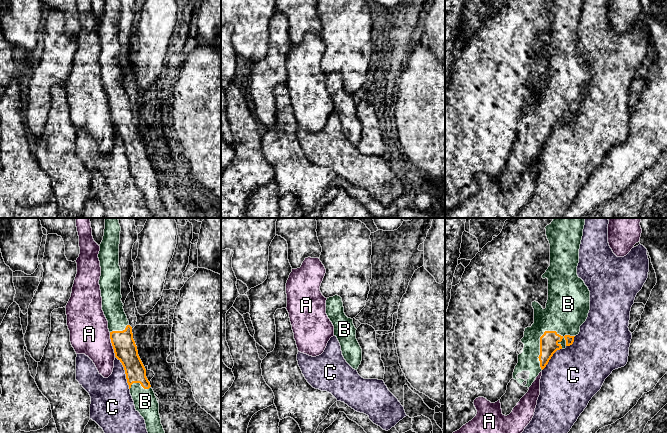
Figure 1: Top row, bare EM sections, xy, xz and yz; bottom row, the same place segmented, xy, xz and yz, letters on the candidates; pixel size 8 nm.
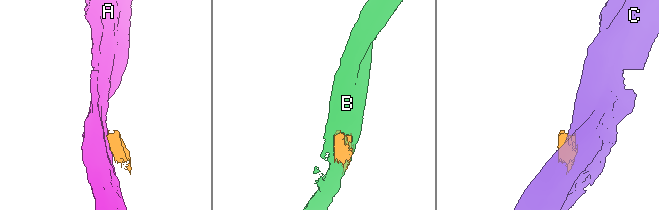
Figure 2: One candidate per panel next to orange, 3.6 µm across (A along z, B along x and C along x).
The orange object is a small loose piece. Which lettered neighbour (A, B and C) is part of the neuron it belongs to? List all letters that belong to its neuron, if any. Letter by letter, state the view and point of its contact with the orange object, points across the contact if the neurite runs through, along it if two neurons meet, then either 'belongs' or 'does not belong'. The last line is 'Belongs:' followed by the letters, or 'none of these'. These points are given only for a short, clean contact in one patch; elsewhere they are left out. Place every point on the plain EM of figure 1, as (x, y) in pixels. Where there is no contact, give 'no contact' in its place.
A: meets orange in xy at (112, 120); border along xy (109, 108), (115, 132); does not belong
B: meets orange in yz at (541, 112); belongs
C: meets orange in xy at (125, 149); does not belong
Belongs: B

